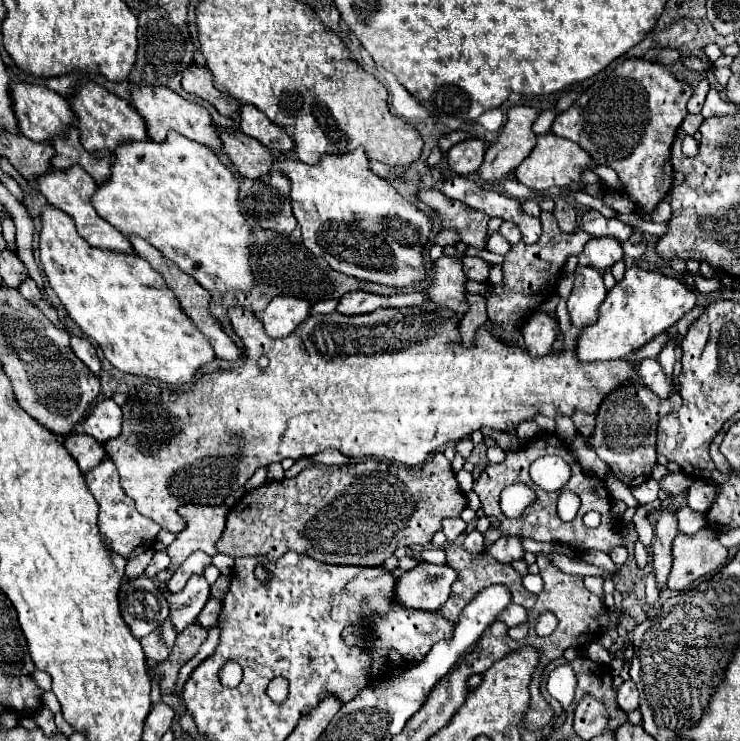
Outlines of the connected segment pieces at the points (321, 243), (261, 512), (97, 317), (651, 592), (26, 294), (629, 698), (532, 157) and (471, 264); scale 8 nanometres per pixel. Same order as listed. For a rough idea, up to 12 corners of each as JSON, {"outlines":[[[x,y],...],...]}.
{"outlines":[[[362,147],[282,155],[304,245],[394,287],[426,277],[430,217]],[[428,463],[310,465],[244,493],[216,551],[382,565],[466,507]],[[54,205],[40,263],[120,371],[188,383],[214,359],[136,253]],[[654,571],[646,579],[646,615],[650,617],[653,601],[658,599]],[[30,277],[20,283],[18,291],[26,301],[40,299],[36,283]],[[632,679],[618,687],[618,705],[626,713],[638,709]],[[548,133],[514,169],[522,185],[568,187],[594,161]],[[464,257],[470,281],[486,281],[490,263],[480,257]]]}

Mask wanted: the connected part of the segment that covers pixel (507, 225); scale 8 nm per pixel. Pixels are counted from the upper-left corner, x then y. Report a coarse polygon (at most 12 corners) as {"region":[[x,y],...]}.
{"region":[[512,221],[500,225],[500,233],[514,245],[522,239]]}

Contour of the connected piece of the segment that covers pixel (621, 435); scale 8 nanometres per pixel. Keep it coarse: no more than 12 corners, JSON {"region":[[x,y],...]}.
{"region":[[640,383],[604,397],[590,437],[630,489],[656,465],[656,427],[678,411]]}

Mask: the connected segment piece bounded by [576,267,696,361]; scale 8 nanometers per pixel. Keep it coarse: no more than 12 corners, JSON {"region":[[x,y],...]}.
{"region":[[628,267],[582,329],[580,361],[626,359],[694,305],[682,281]]}

